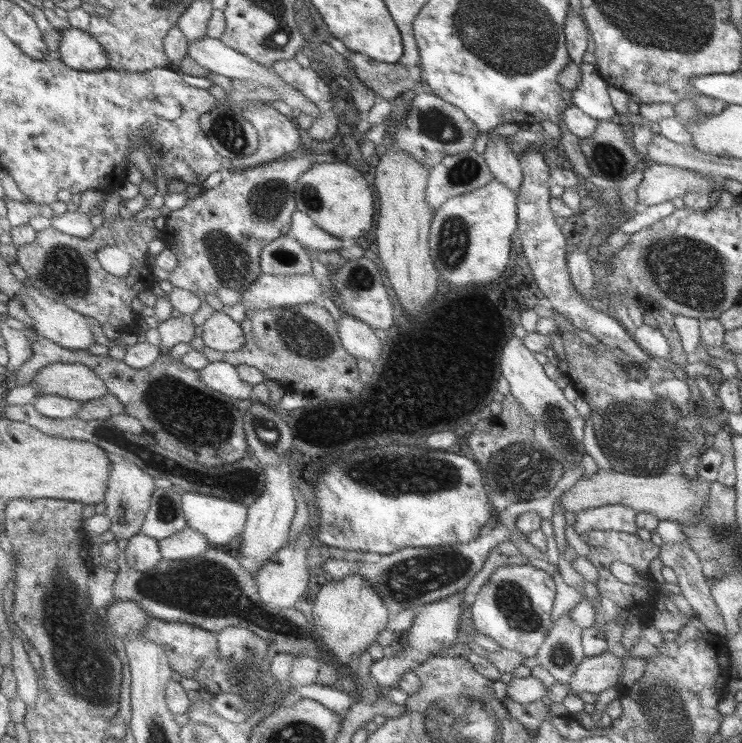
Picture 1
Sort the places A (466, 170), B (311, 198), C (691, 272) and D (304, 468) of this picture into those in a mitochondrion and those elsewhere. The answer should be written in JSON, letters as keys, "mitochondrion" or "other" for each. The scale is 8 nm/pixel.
{"A":"mitochondrion","B":"mitochondrion","C":"mitochondrion","D":"other"}

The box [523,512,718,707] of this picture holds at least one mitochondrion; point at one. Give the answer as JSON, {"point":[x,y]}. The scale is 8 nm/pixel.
{"point":[561,653]}

